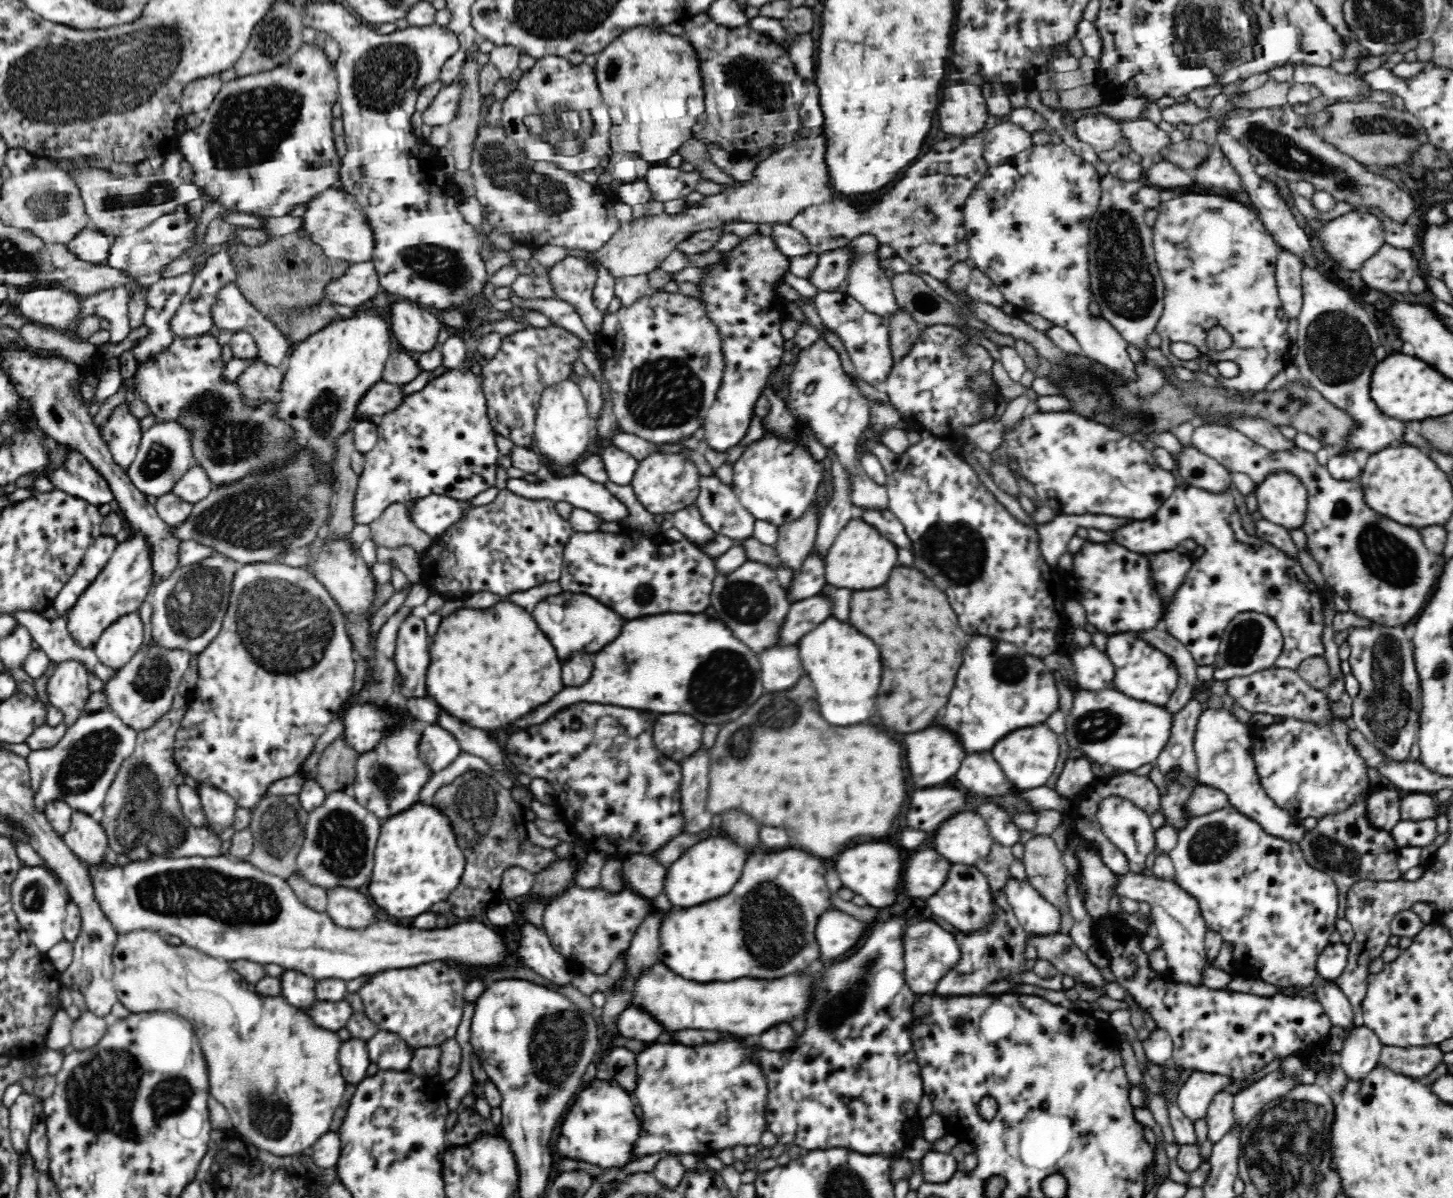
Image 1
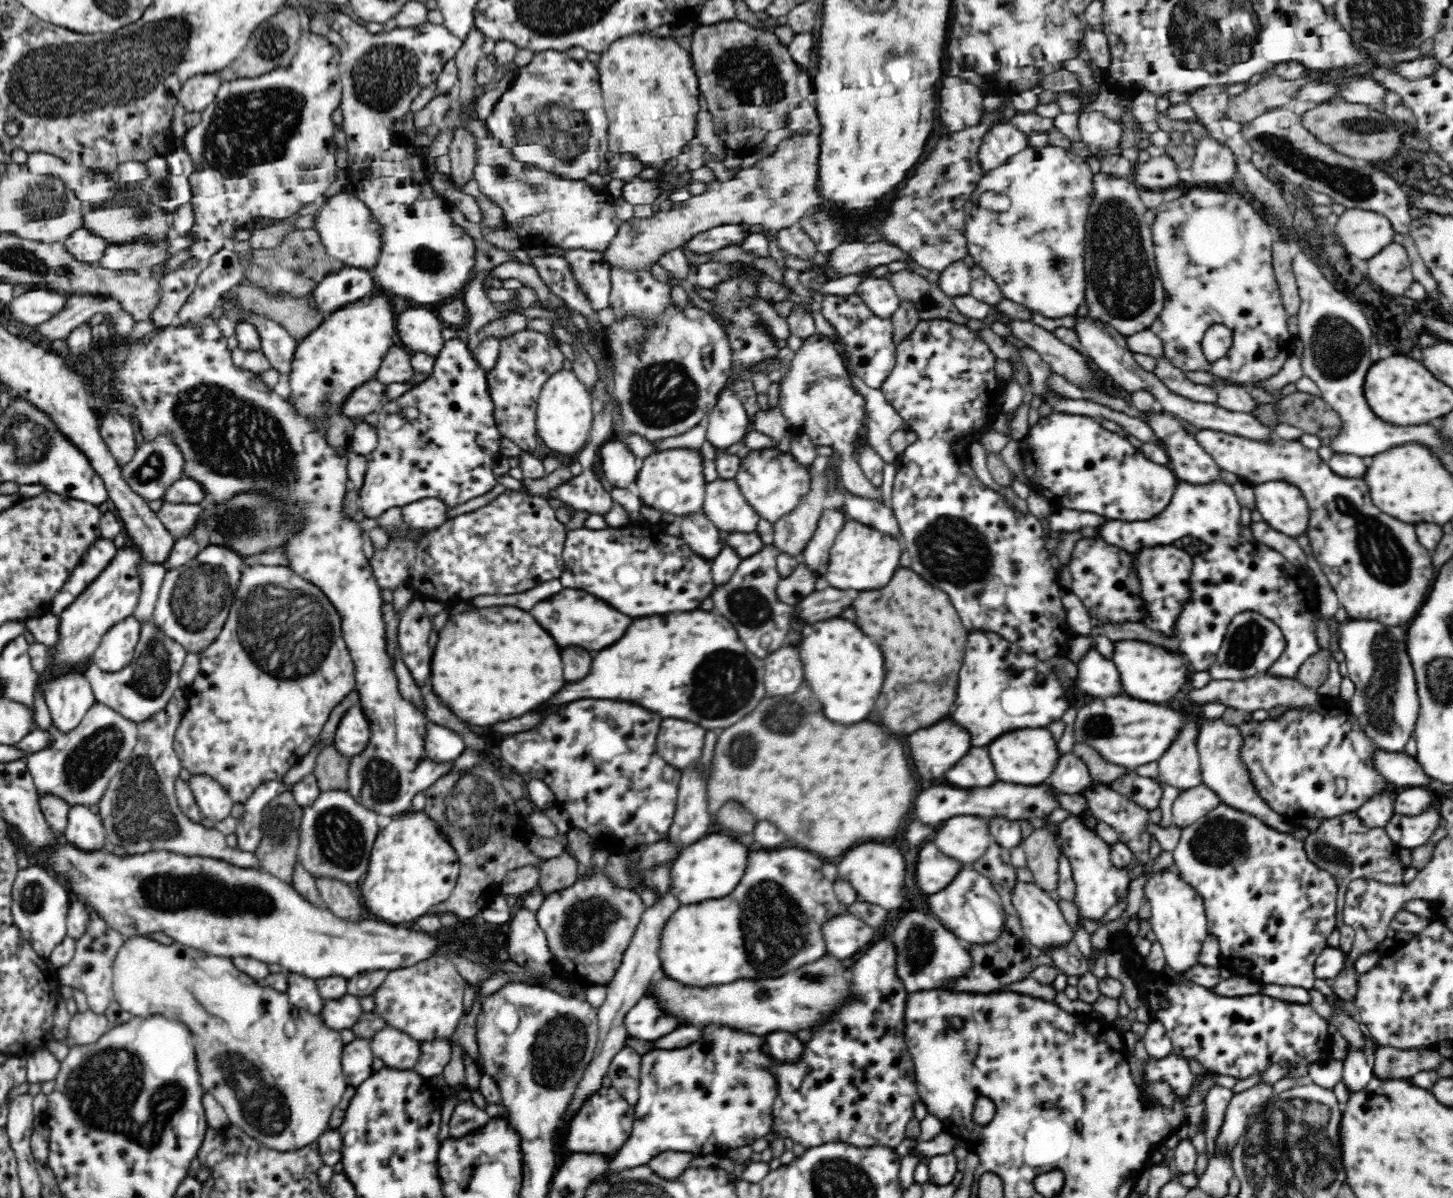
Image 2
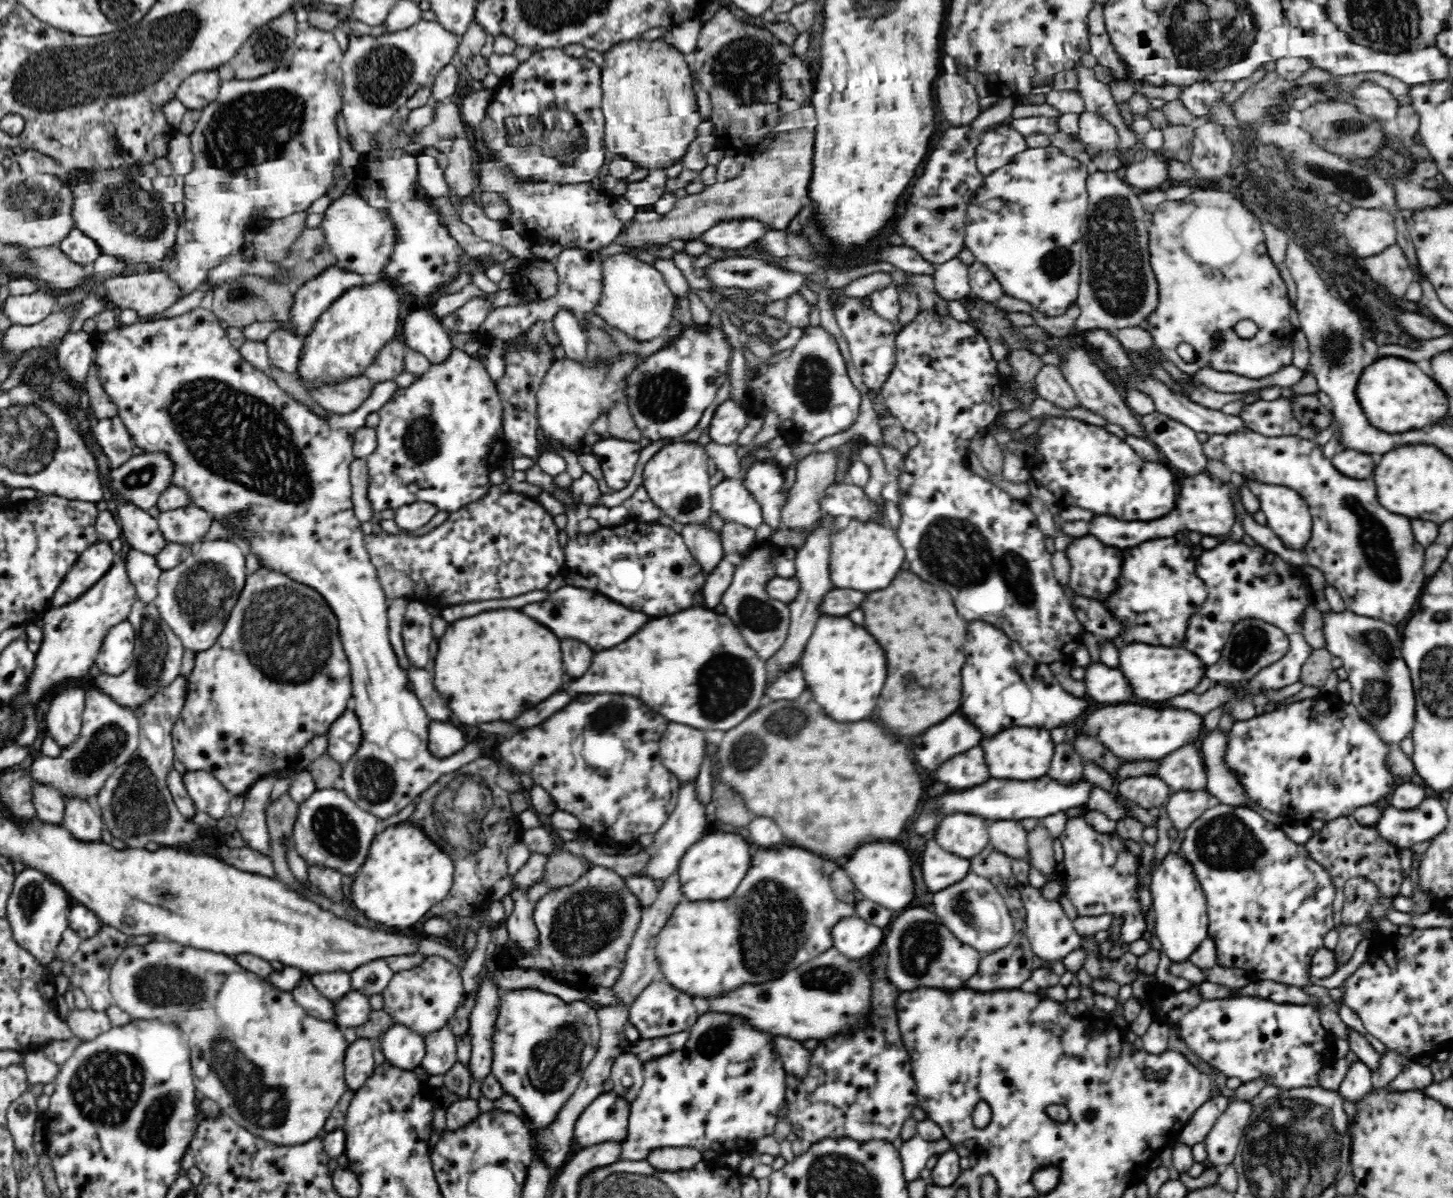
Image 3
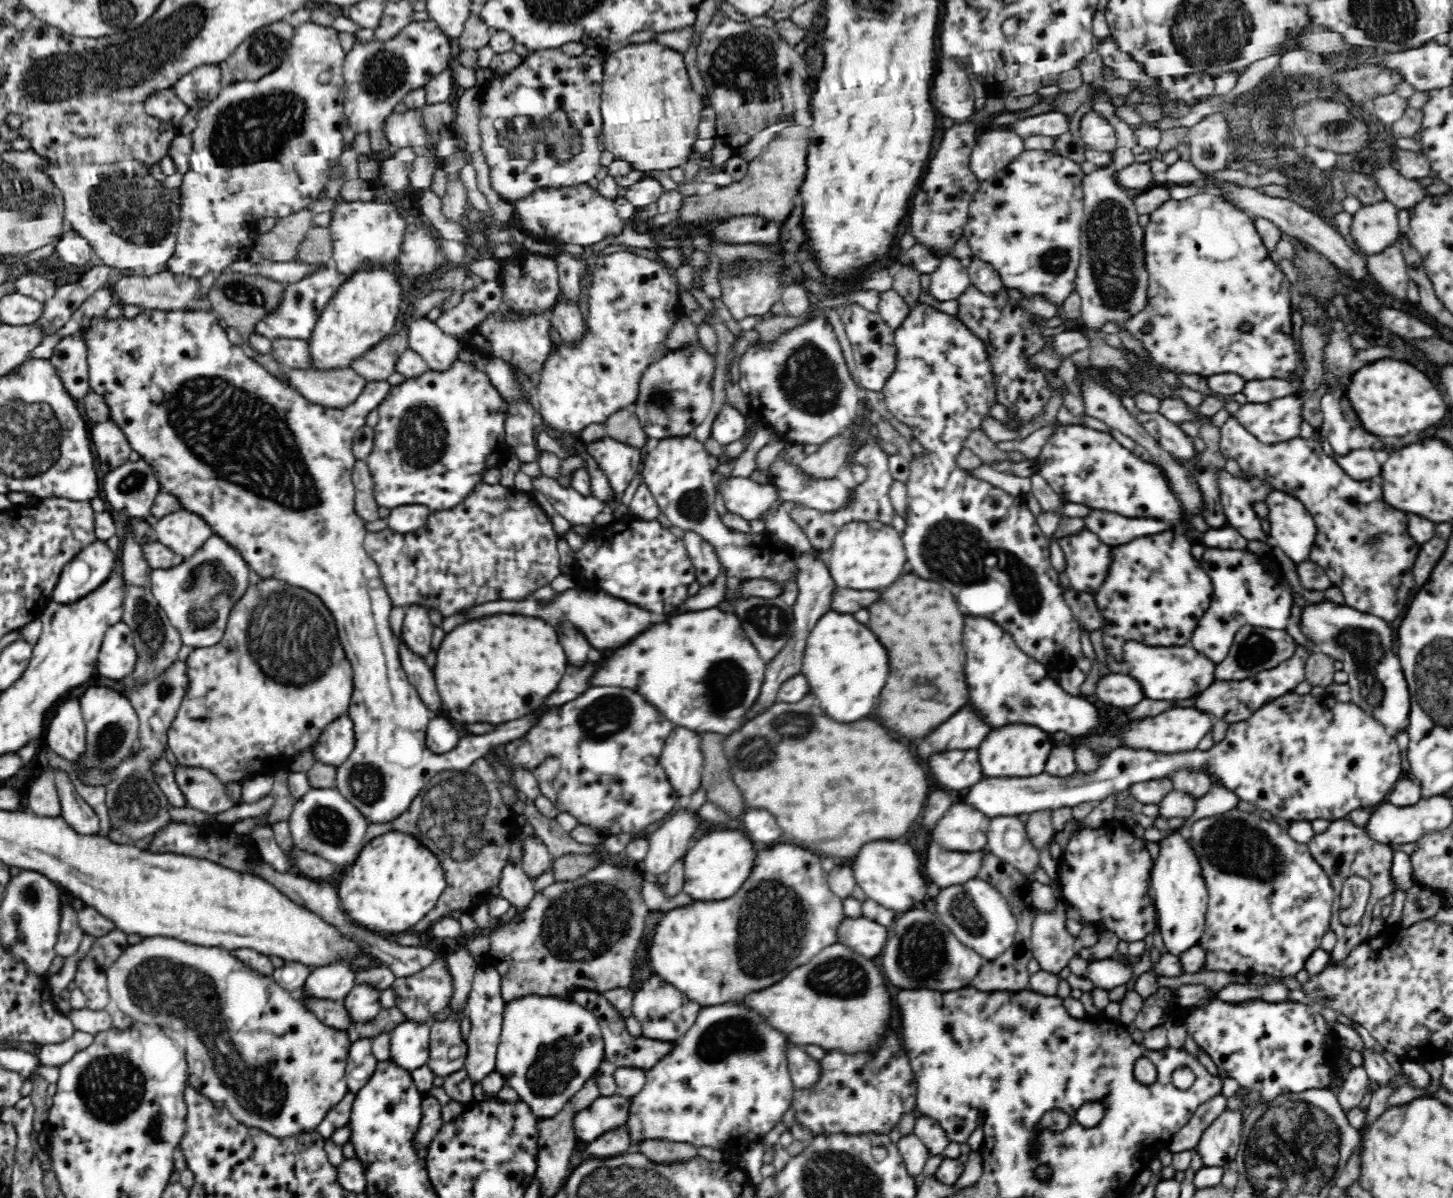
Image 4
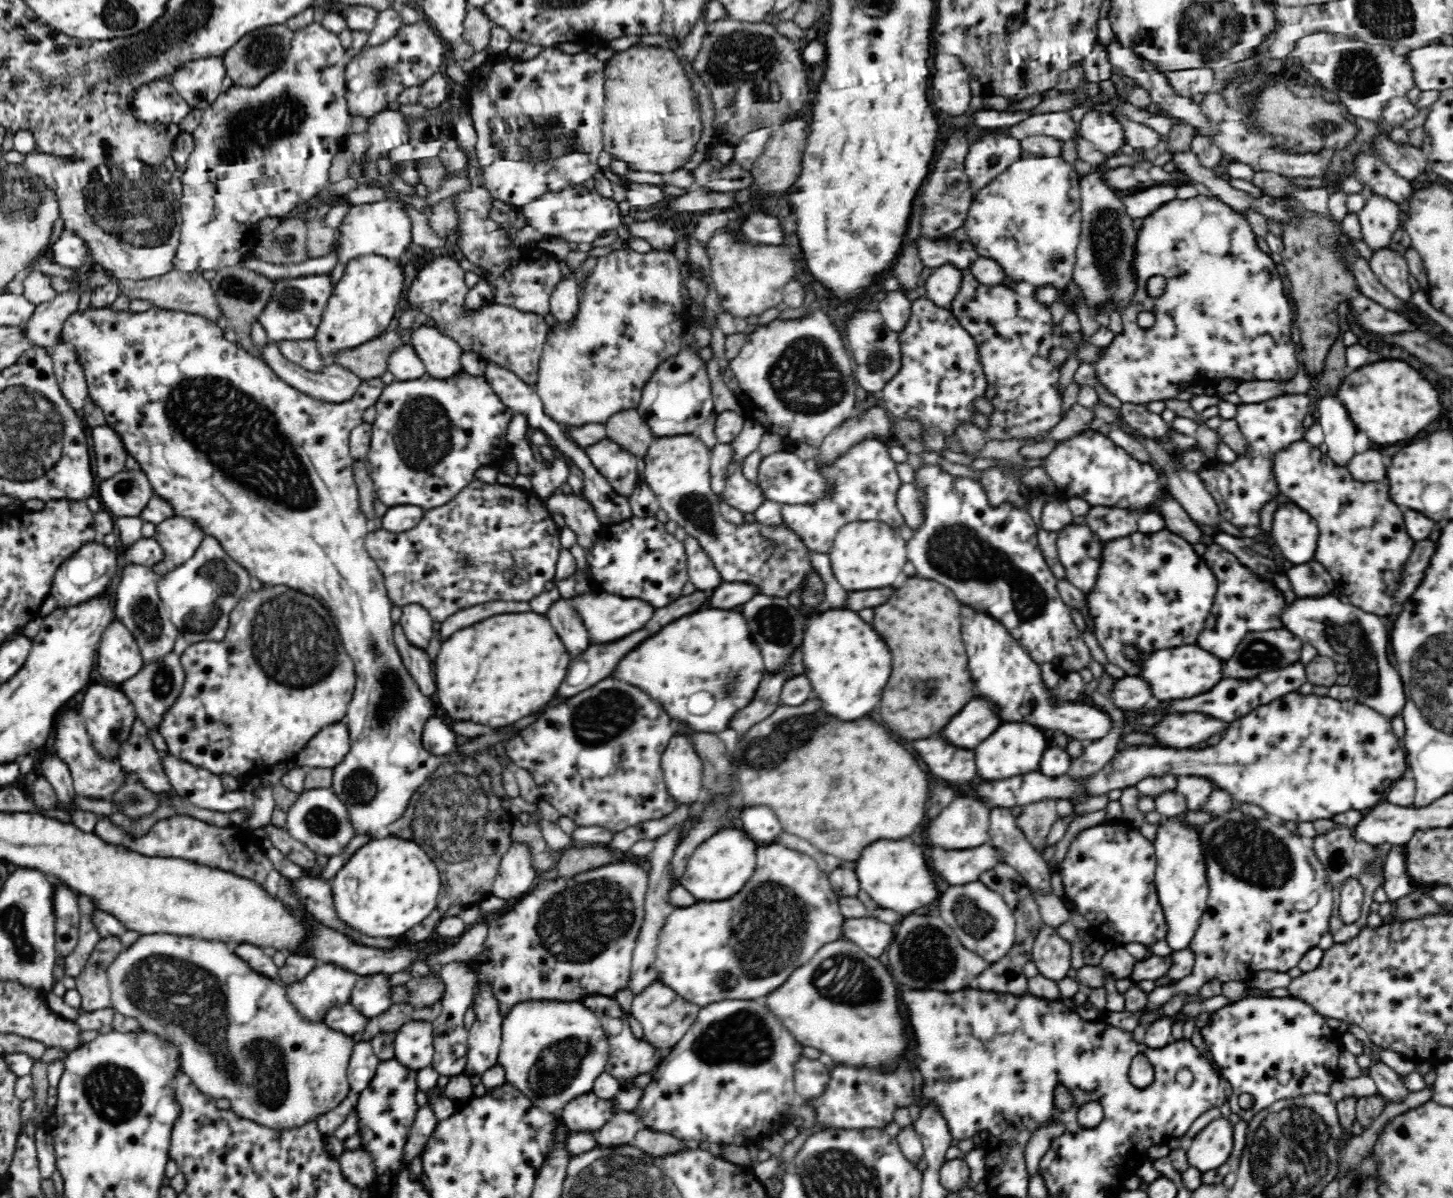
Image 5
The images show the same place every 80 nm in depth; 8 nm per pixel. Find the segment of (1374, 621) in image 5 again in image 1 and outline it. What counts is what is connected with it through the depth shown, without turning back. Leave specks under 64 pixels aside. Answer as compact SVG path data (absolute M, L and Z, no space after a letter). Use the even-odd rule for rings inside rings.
M1375 623L1352 626L1345 644L1350 649L1351 673L1361 686L1352 698L1352 725L1387 758L1406 760L1418 734L1421 692L1412 641L1406 636L1405 627Z

